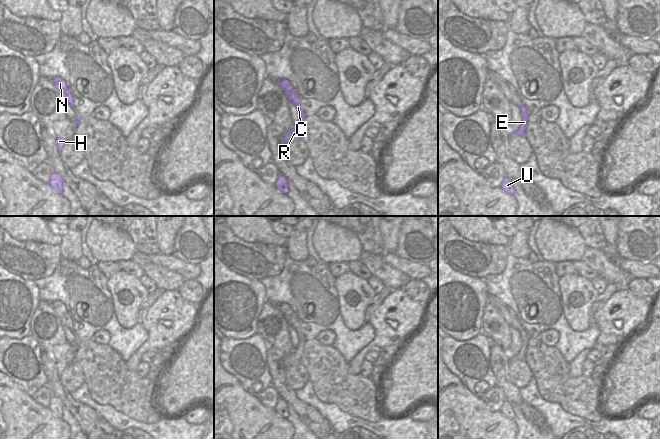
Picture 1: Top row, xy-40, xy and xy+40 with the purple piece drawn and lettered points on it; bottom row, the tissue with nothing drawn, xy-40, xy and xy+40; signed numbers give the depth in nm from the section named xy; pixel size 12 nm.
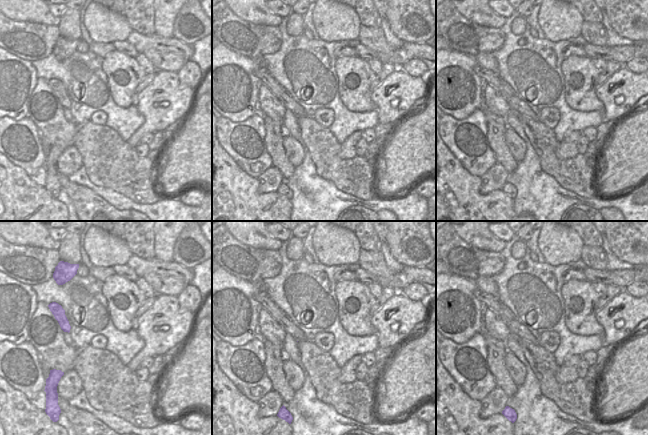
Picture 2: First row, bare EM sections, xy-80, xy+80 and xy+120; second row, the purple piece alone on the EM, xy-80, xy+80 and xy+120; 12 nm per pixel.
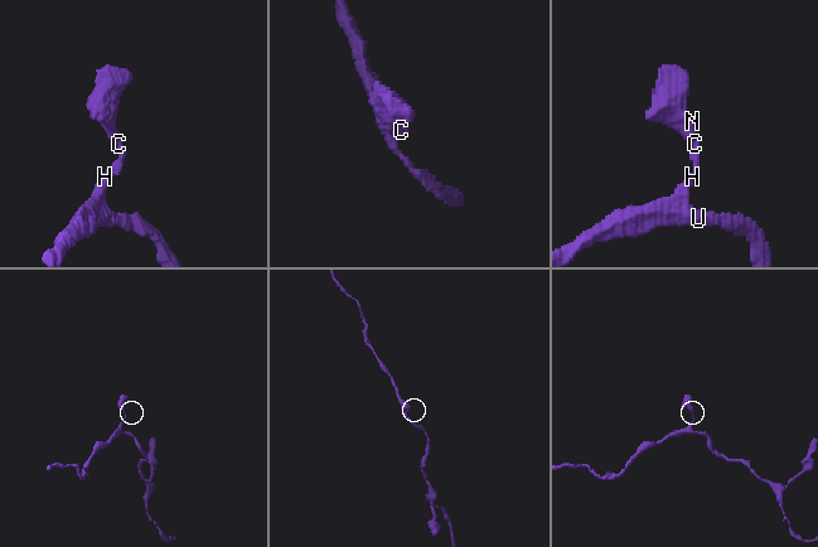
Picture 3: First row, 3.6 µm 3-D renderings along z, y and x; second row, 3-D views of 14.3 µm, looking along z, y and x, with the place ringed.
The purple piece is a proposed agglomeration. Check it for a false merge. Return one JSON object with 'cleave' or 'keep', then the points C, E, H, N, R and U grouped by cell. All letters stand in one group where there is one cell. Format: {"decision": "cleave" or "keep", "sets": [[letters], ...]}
{"decision": "keep", "sets": [["C", "E", "H", "N", "R", "U"]]}

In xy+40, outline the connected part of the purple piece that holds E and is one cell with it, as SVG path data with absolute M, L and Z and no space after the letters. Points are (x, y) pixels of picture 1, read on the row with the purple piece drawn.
M520 102L520 105L518 107L520 108L521 113L521 124L515 131L512 131L512 133L514 135L524 136L527 130L528 118L530 114L528 113L525 105L522 102Z

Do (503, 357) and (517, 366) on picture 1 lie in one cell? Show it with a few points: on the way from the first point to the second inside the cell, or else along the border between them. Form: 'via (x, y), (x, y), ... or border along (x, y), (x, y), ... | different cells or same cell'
border along (509, 352), (508, 375), (514, 383) | different cells

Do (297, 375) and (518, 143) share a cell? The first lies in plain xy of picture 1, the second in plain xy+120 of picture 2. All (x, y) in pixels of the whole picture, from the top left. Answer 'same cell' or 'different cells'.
same cell

